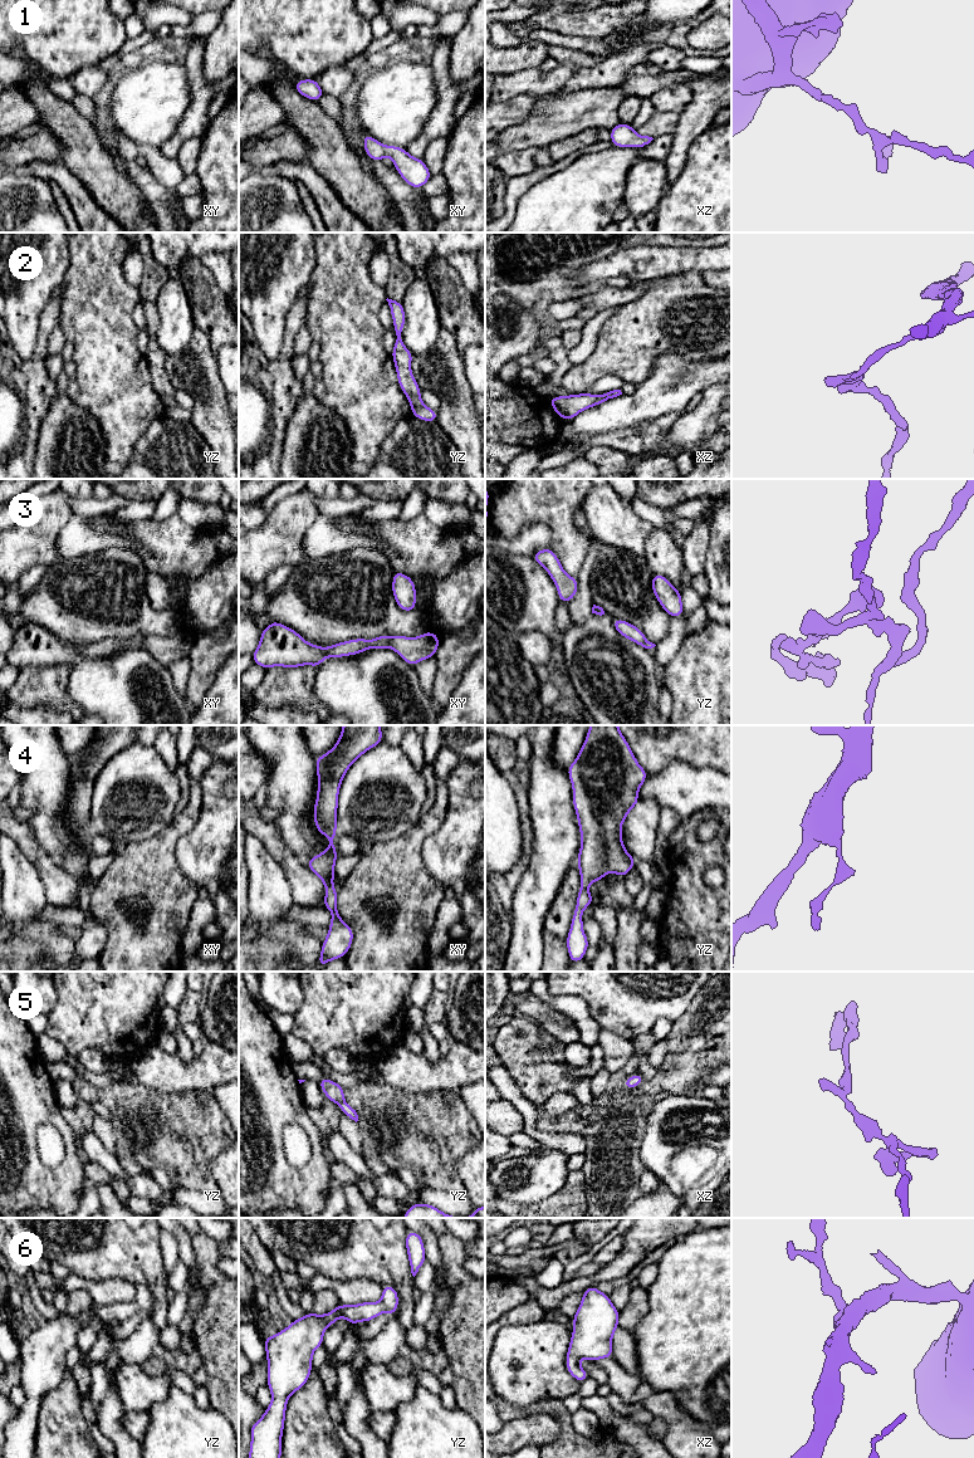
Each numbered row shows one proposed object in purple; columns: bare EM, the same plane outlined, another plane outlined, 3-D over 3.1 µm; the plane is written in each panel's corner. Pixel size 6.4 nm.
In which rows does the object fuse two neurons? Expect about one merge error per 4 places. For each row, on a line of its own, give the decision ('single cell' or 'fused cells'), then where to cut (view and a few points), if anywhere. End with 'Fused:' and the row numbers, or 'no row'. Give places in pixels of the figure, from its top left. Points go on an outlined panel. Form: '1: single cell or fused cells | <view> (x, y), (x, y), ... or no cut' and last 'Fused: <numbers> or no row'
1: single cell | no cut
2: single cell | no cut
3: fused cells | xy (392, 637), (385, 646)
4: single cell | no cut
5: single cell | no cut
6: single cell | no cut
Fused: 3

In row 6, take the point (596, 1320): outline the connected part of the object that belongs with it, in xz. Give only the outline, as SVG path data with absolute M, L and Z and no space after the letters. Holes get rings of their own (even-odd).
M594 1286L583 1291L583 1298L572 1318L574 1329L566 1356L566 1369L578 1383L589 1378L588 1373L579 1366L579 1359L593 1361L605 1357L613 1359L612 1336L620 1327L618 1317L620 1311L608 1295Z

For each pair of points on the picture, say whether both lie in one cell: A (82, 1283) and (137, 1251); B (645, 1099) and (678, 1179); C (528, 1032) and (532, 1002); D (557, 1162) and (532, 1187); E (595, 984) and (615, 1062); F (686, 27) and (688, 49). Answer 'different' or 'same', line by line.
A: different
B: different
C: different
D: same
E: different
F: same

